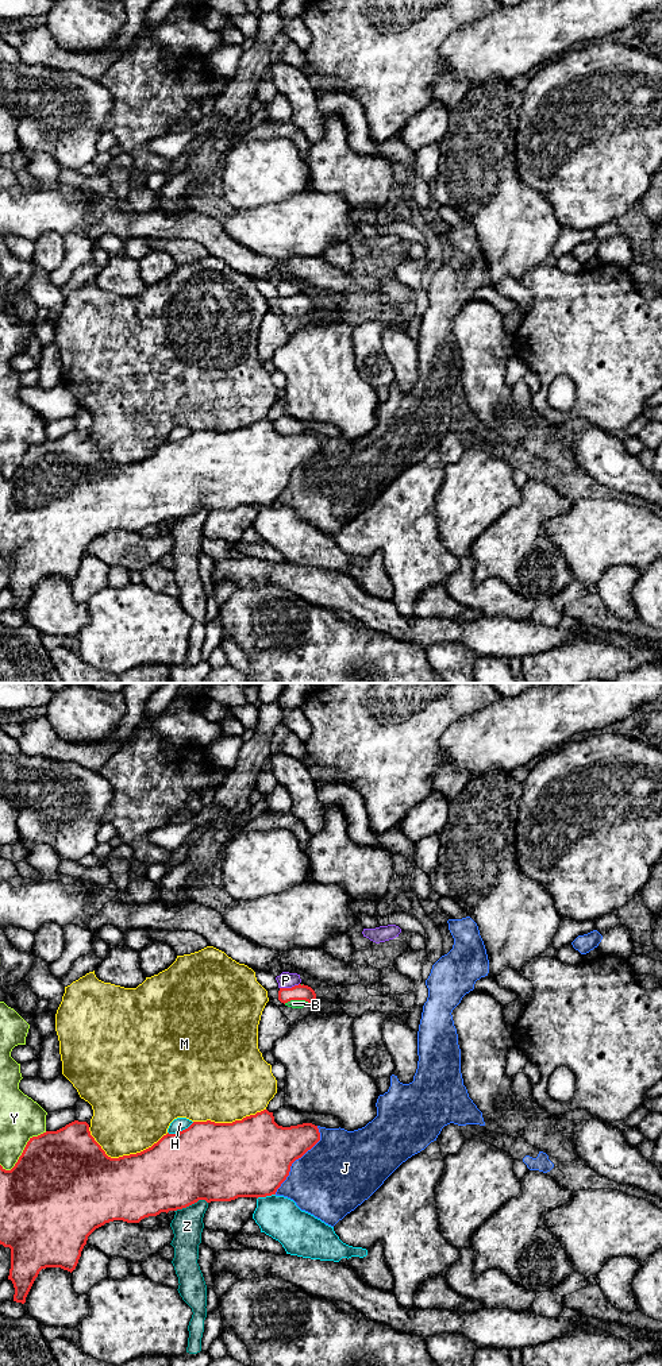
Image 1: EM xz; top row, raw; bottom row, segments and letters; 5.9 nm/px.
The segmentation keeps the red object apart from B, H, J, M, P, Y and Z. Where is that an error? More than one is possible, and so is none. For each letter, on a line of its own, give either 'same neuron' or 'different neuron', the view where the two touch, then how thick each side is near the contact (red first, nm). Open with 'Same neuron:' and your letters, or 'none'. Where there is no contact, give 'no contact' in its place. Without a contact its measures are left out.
Same neuron: B
B: same neuron | xz | 100/50 nm
H: different neuron | xz | 460/80 nm
J: different neuron | xz | 440/440 nm
M: different neuron | xz | 400/440 nm
P: different neuron | xz | 100/100 nm
Y: different neuron | xz | 500/260 nm
Z: different neuron | xz | 440/180 nm

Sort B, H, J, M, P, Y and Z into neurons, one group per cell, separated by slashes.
B / H / J / M / P / Y / Z

